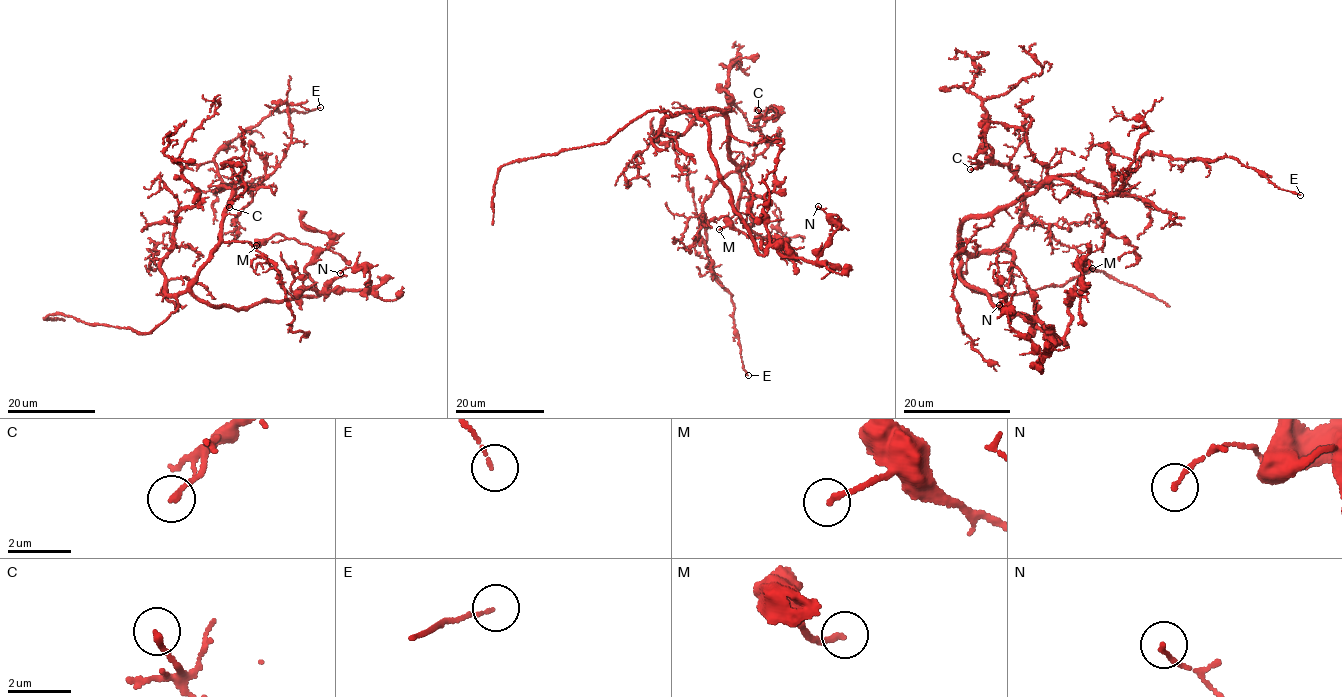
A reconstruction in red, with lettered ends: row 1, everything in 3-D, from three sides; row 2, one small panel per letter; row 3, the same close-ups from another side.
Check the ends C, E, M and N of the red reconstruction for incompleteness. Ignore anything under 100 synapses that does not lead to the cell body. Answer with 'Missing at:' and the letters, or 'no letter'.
Missing at: no letter

